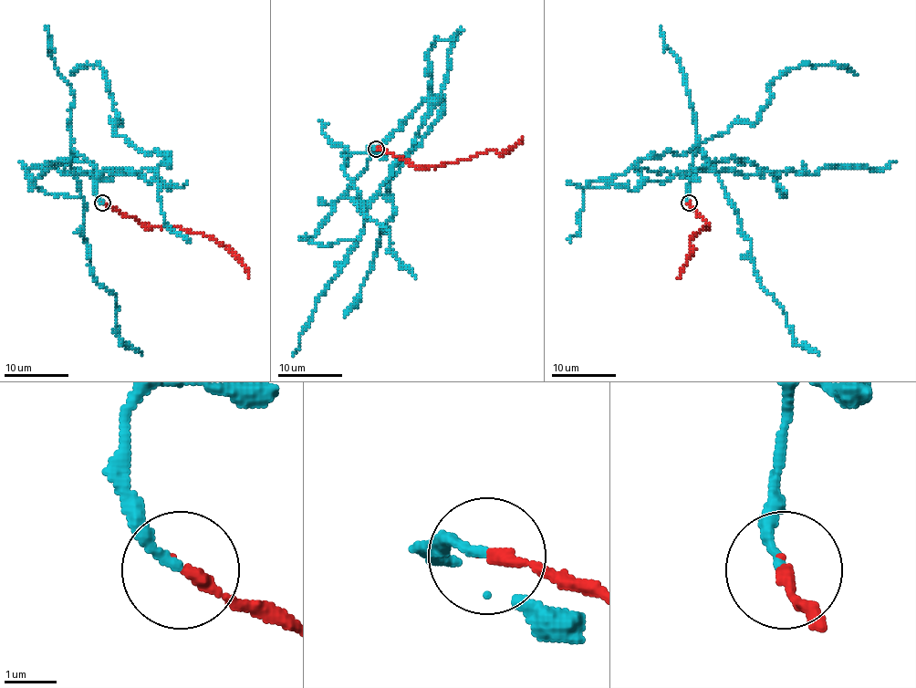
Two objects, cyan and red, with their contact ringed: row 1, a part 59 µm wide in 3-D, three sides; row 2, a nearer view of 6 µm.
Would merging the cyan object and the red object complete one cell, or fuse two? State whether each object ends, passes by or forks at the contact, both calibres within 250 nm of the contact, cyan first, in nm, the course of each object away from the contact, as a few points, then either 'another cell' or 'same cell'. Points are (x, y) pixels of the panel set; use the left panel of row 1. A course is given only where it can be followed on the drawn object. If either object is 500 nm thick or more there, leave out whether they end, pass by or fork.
cyan ends there; red ends there; 160 nm thick on the cyan side, 240 nm on the other; cyan runs (102, 203), (96, 180), (104, 172), (152, 169), (168, 158), (115, 133), (119, 120), (99, 62), (70, 76); red runs (102, 203), (149, 227), (180, 227), (215, 238), (249, 274), (247, 276); another cell

